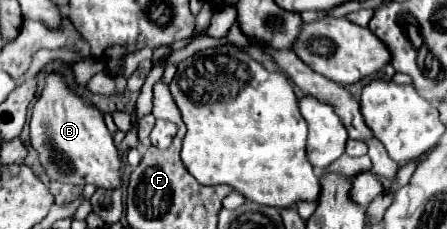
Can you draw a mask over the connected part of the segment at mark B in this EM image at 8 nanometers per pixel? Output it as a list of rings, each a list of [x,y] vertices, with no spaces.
[[[49,75],[45,81],[45,87],[41,95],[37,97],[31,113],[31,145],[39,151],[41,165],[45,167],[47,175],[59,183],[71,183],[71,185],[95,185],[101,189],[117,189],[121,187],[121,157],[117,147],[113,145],[113,137],[105,127],[103,115],[89,103],[81,101],[77,95],[71,93],[71,89],[61,81],[59,75]]]

